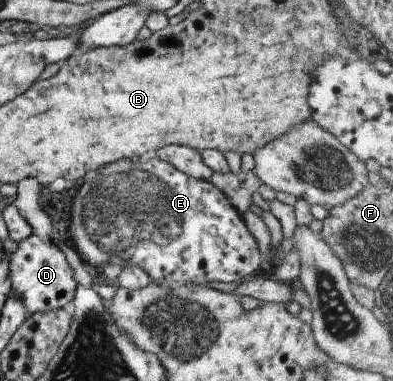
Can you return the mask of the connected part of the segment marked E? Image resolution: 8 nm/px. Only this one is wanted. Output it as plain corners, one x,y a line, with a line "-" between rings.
155,151
142,154
138,162
146,162
144,165
116,161
112,167
102,167
102,171
98,171
98,179
86,179
86,183
74,191
69,235
65,242
81,261
93,268
94,273
99,272
111,281
116,281
121,264
136,265
144,270
151,282
166,289
192,286
208,288
209,282
232,283
256,271
260,265
256,241
226,195
210,181
187,176
158,157
150,159
154,157

